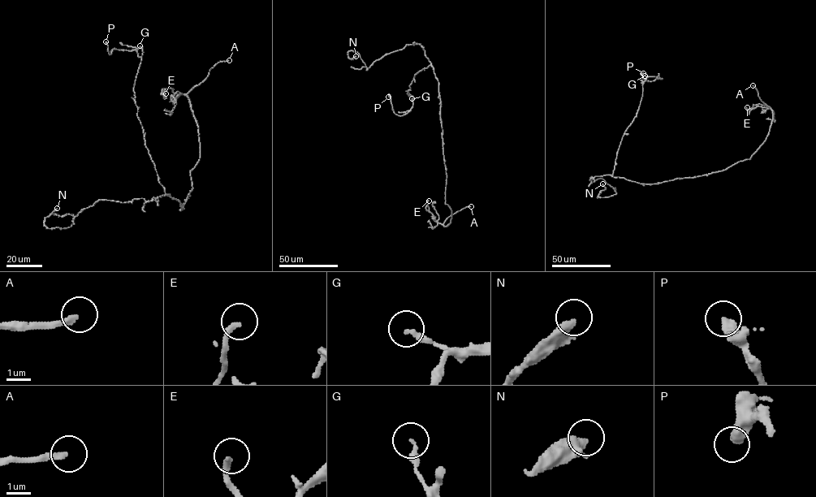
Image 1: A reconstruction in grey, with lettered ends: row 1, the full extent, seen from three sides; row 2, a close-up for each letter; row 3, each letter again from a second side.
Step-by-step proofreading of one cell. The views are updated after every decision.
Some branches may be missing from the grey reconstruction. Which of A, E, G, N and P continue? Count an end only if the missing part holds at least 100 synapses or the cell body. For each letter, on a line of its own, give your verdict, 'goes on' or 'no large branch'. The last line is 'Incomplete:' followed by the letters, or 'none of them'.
A: goes on
E: no large branch
G: no large branch
N: no large branch
P: no large branch
Incomplete: A

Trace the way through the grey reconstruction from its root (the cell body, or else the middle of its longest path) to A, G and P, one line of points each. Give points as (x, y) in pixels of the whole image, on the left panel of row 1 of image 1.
A: (183, 208), (192, 188), (190, 171), (200, 158), (198, 128), (187, 94), (203, 81), (215, 65), (229, 60)
G: (183, 208), (176, 199), (166, 193), (159, 183), (137, 116), (133, 86), (142, 53), (140, 45)
P: (183, 208), (159, 183), (137, 116), (133, 86), (142, 47), (113, 49), (109, 54), (105, 41)

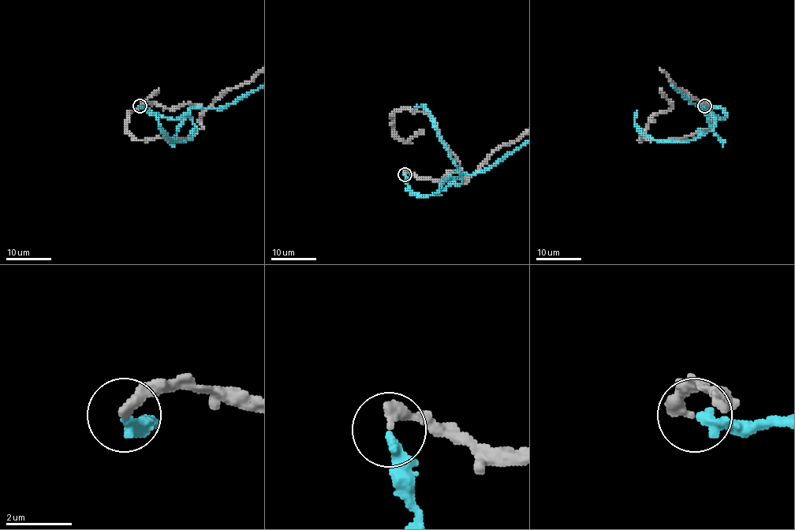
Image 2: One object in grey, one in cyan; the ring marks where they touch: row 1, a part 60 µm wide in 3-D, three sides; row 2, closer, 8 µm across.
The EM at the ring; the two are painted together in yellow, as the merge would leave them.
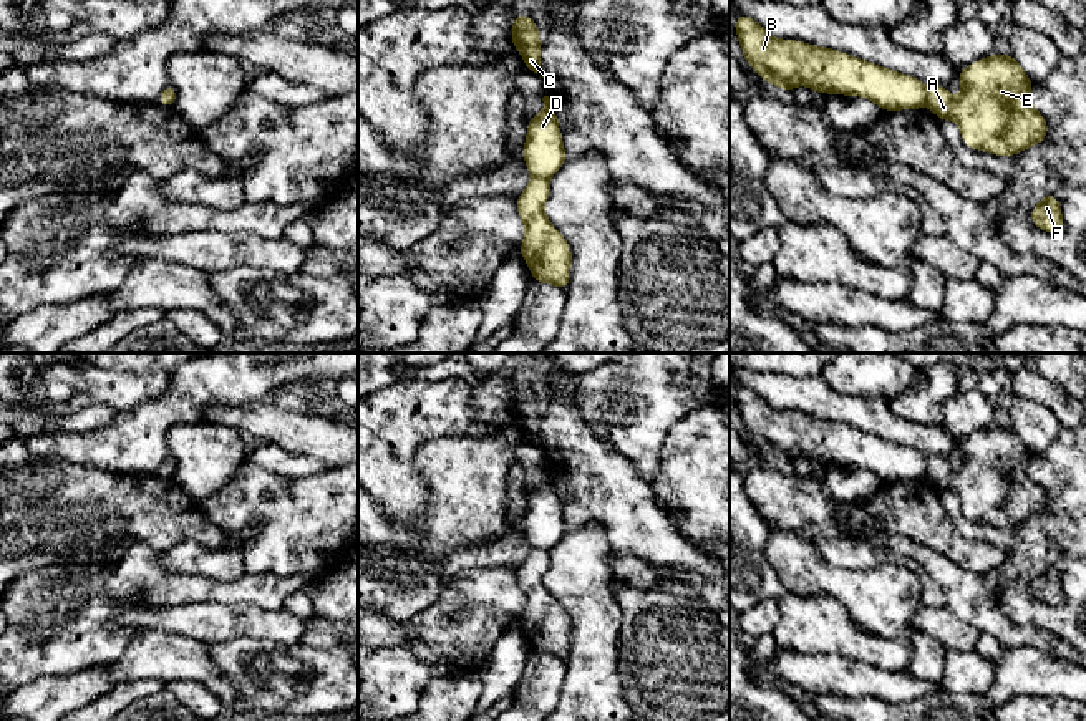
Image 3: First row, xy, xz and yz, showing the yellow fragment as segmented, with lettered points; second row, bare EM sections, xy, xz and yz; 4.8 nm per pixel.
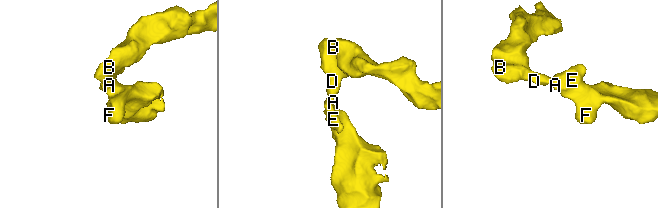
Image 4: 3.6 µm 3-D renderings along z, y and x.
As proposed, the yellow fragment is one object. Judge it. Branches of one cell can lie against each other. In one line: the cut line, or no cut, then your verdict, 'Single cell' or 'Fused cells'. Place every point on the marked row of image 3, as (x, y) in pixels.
Split along yz (927, 87), (924, 103). Fused cells

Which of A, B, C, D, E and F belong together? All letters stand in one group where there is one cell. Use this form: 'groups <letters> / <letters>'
groups A E F / B C D

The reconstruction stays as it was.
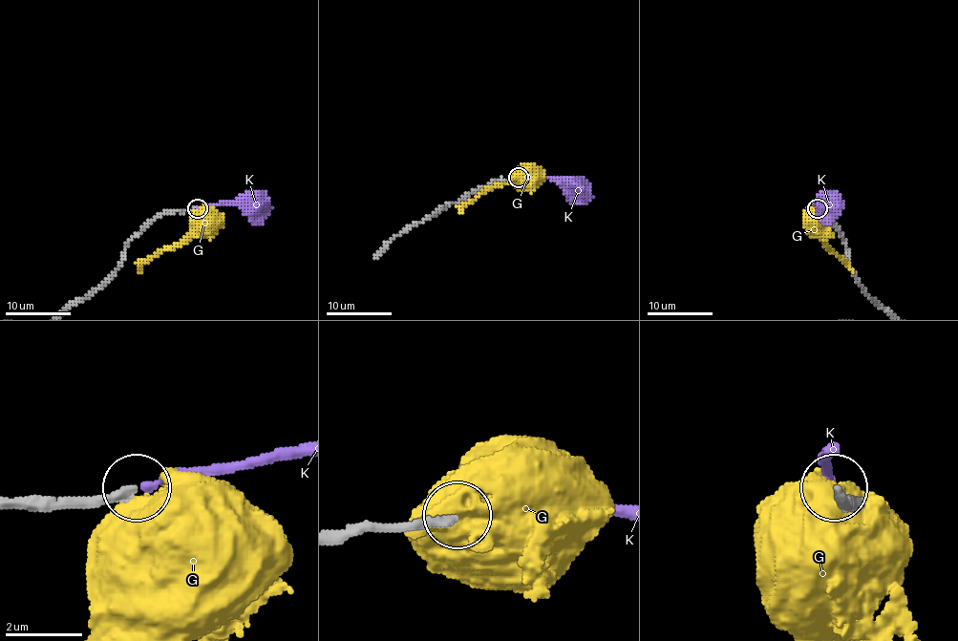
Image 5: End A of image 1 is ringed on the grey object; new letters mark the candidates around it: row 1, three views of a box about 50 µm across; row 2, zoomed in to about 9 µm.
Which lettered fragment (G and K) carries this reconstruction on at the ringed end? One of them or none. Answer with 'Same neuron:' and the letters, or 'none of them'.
Same neuron: K

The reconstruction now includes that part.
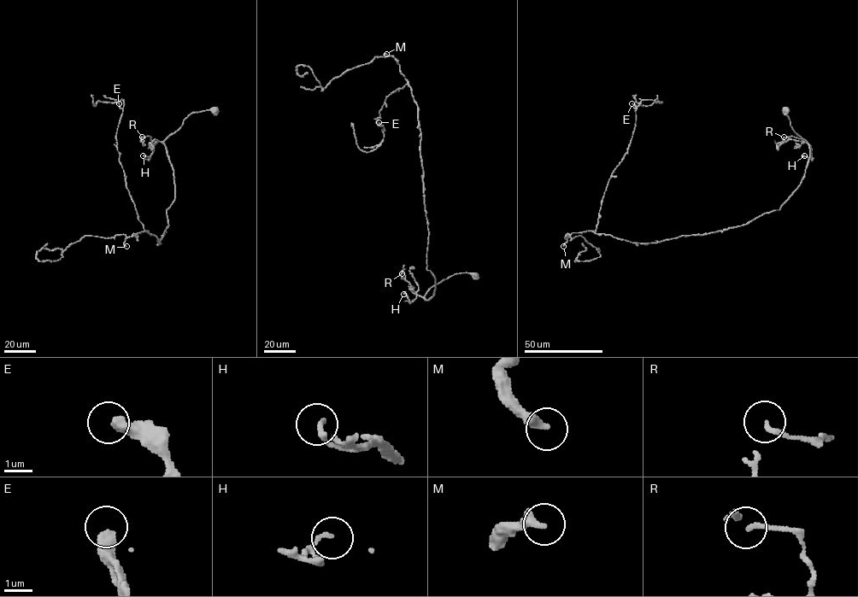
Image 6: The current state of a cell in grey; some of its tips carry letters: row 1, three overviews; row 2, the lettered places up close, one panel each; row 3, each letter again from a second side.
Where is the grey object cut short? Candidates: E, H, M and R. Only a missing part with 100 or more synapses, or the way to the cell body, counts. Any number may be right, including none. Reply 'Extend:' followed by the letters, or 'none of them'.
Extend: none of them

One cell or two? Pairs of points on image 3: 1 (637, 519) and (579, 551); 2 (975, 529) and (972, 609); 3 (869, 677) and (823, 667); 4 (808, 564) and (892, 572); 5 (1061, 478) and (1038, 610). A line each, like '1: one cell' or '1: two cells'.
1: two cells
2: two cells
3: one cell
4: one cell
5: one cell

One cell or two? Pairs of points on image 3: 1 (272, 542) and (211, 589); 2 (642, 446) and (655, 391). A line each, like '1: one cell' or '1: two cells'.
1: two cells
2: one cell

